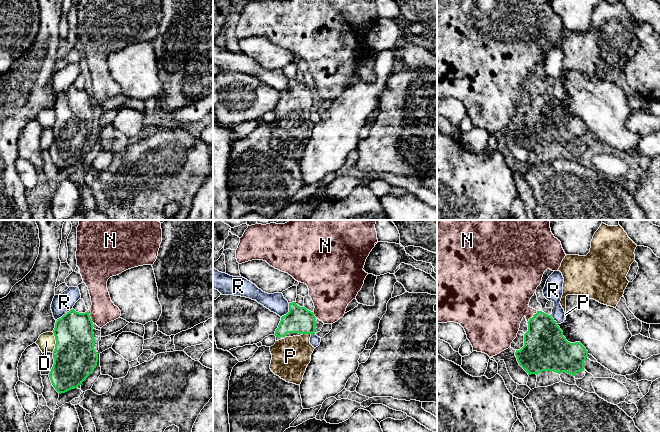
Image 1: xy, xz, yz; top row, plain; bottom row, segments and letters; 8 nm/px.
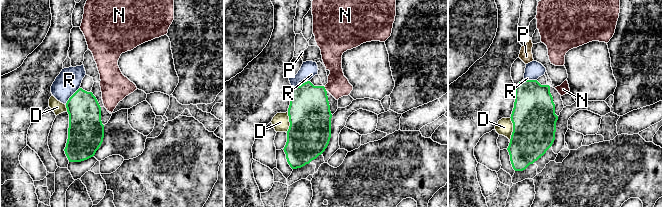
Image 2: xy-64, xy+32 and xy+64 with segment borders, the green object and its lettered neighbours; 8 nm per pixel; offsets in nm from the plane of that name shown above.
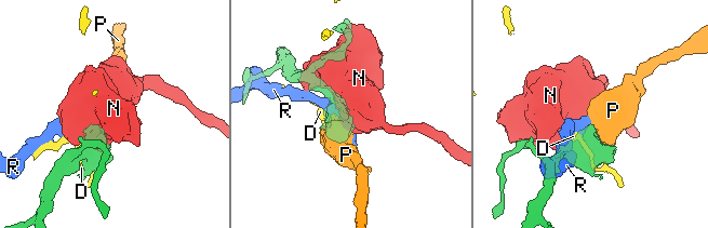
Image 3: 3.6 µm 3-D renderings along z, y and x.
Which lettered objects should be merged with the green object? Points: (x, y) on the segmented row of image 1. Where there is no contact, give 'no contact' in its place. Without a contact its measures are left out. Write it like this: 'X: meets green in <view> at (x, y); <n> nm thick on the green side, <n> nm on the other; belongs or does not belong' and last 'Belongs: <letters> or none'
D: meets green in xy at (56, 342); 340 nm thick on the green side, 140 nm on the other; does not belong
N: meets green in yz at (532, 317); 340 nm thick on the green side, 360 nm on the other; does not belong
P: meets green in xz at (307, 333); 200 nm thick on the green side, 300 nm on the other; belongs
R: meets green in xy at (65, 314); 320 nm thick on the green side, 160 nm on the other; does not belong
Belongs: P

